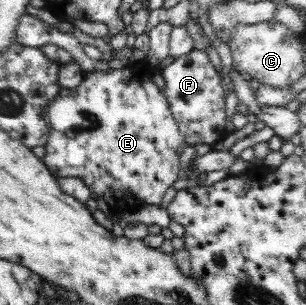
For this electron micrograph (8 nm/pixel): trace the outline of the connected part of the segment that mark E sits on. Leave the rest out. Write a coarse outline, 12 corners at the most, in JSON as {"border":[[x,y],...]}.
{"border":[[146,58],[84,72],[44,166],[114,212],[161,204],[186,137]]}

